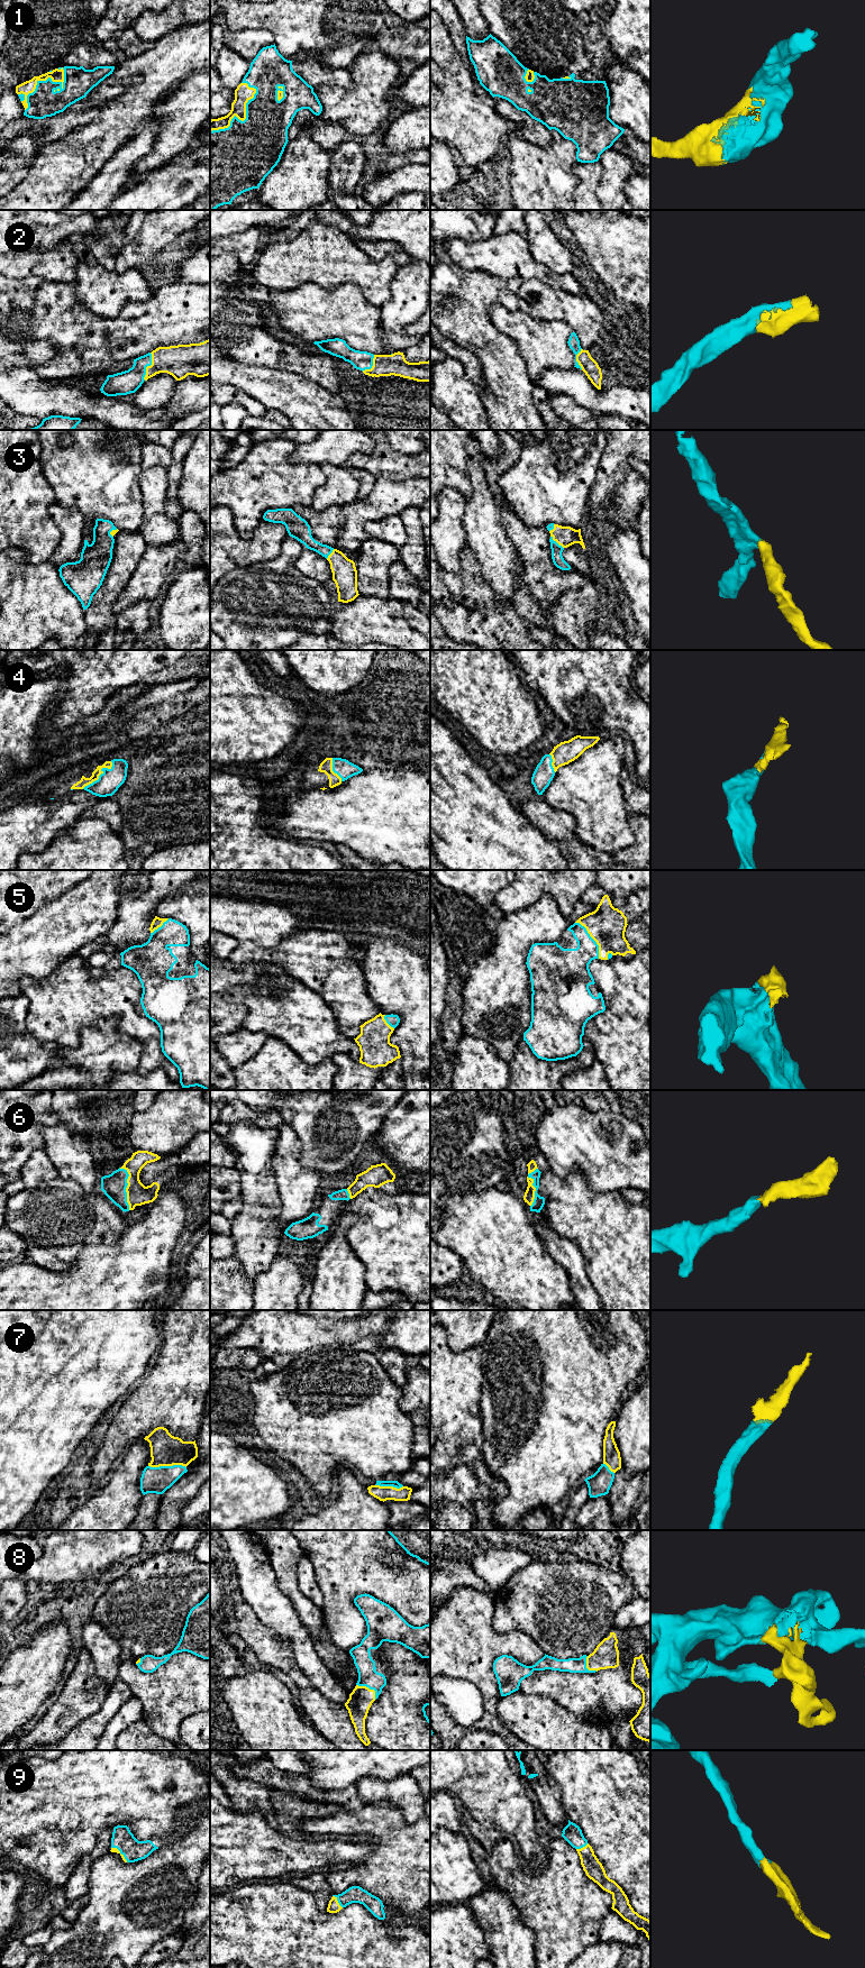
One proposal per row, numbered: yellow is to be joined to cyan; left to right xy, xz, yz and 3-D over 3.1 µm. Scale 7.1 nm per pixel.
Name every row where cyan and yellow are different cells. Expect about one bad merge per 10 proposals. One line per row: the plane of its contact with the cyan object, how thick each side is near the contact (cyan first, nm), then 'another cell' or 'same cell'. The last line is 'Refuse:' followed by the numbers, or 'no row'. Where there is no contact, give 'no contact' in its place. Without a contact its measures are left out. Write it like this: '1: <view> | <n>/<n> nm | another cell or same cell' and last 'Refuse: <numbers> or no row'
1: xy | 220/100 nm | same cell
2: xy | 170/220 nm | same cell
3: yz | 80/140 nm | same cell
4: xy | 160/70 nm | same cell
5: yz | 260/280 nm | same cell
6: xy | 170/160 nm | same cell
7: xy | 190/220 nm | same cell
8: xz | 140/170 nm | same cell
9: xz | 130/90 nm | same cell
Refuse: no row

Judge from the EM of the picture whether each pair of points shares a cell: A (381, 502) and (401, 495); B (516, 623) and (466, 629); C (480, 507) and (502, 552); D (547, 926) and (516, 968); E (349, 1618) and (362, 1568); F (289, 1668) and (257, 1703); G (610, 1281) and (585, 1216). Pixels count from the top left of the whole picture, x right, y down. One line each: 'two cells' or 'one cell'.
A: one cell
B: one cell
C: one cell
D: one cell
E: one cell
F: two cells
G: one cell

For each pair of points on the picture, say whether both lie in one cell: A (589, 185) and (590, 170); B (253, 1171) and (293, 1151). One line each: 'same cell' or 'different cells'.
A: same cell
B: different cells

